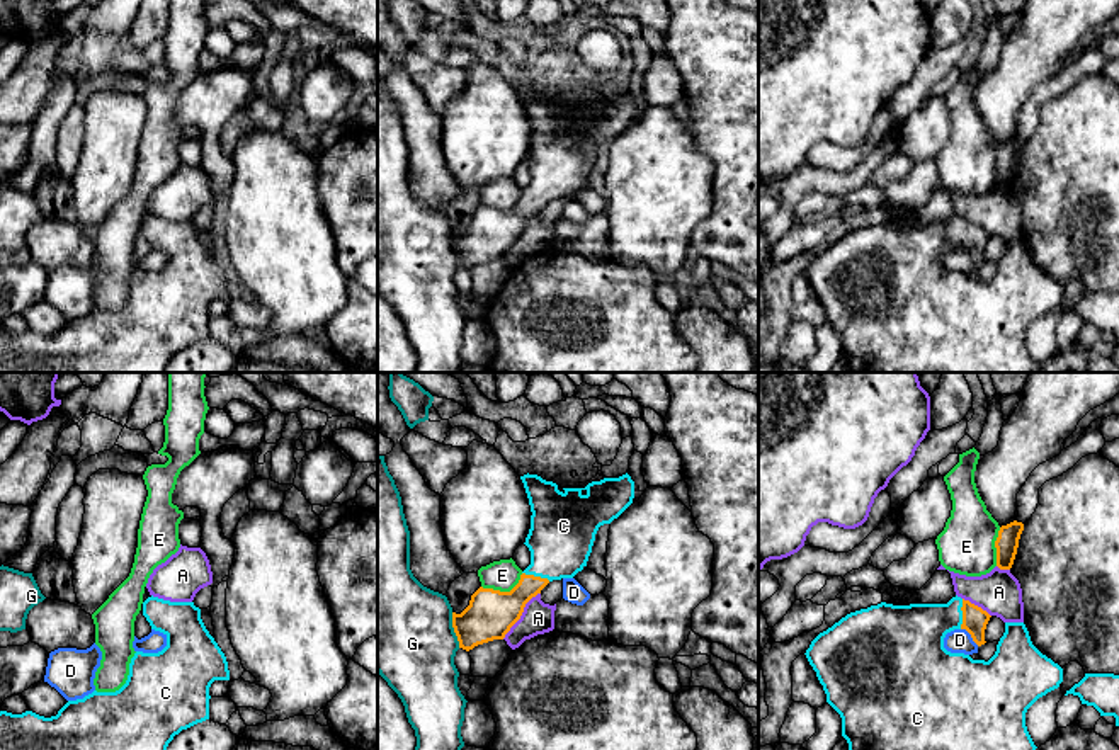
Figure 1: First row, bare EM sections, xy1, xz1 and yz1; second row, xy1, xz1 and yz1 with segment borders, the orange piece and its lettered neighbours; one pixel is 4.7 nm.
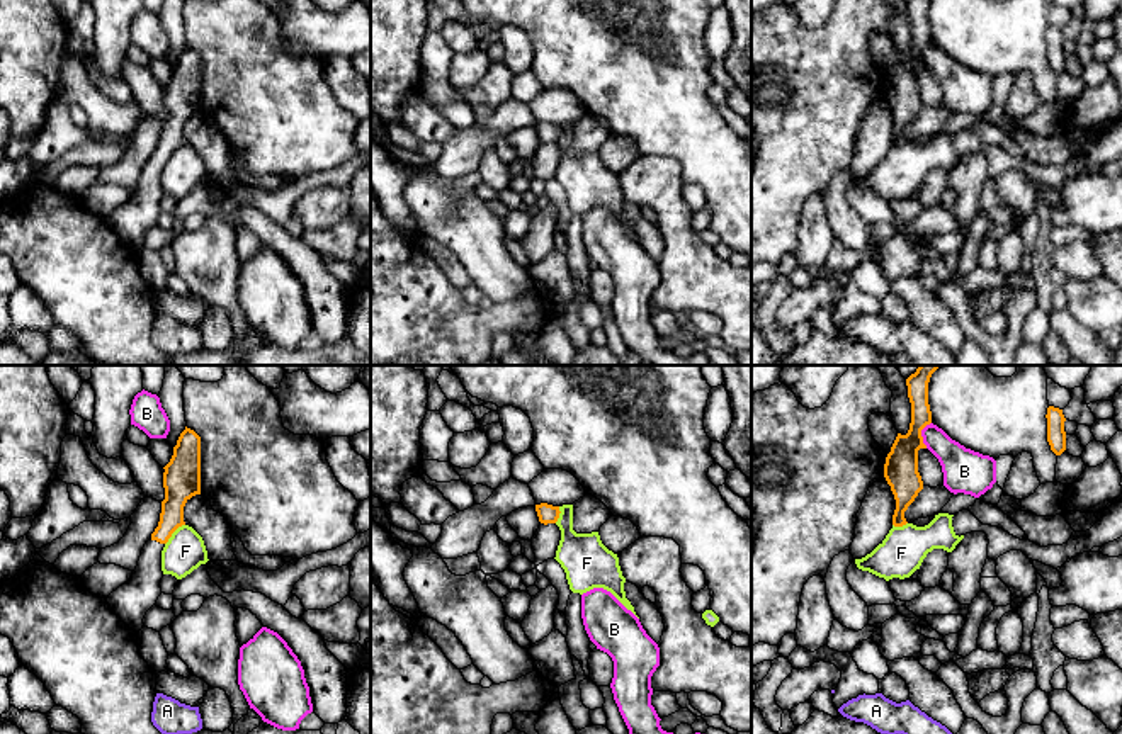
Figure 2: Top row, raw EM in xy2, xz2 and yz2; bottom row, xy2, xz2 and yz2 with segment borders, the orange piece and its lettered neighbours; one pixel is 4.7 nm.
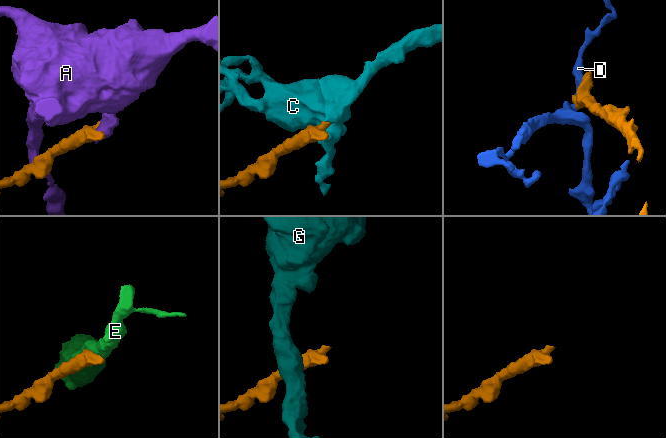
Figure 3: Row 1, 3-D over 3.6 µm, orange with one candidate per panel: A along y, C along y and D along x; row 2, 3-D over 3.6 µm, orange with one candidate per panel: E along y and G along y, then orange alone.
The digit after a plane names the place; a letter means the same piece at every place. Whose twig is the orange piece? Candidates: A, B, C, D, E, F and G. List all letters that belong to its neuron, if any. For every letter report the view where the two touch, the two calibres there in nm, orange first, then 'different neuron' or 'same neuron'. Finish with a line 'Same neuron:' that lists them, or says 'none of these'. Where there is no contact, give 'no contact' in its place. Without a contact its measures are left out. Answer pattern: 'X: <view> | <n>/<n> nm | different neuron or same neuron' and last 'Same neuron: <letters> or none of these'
A: xz1 | 220/160 nm | different neuron
B: yz2 | 160/180 nm | different neuron
C: yz1 | 120/280 nm | same neuron
D: yz1 | 120/110 nm | different neuron
E: xz1 | 220/150 nm | different neuron
F: xy2 | 170/190 nm | different neuron
G: xz1 | 220/460 nm | different neuron
Same neuron: C

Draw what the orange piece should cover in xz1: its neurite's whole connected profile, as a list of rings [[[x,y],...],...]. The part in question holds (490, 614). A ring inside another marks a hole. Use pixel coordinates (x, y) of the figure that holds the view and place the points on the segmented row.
[[[527,473],[520,480],[532,512],[524,543],[531,551],[531,565],[510,592],[480,587],[461,614],[452,612],[459,648],[466,651],[503,639],[525,604],[549,582],[582,571],[599,527],[617,519],[634,498],[634,481],[628,473],[561,491],[537,474]]]

